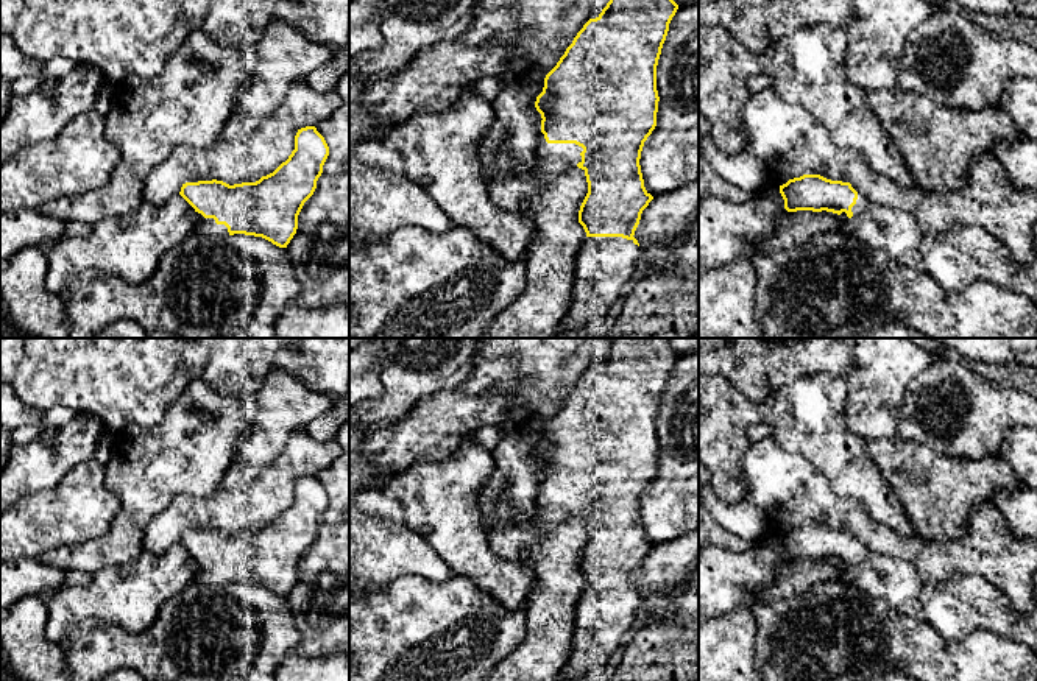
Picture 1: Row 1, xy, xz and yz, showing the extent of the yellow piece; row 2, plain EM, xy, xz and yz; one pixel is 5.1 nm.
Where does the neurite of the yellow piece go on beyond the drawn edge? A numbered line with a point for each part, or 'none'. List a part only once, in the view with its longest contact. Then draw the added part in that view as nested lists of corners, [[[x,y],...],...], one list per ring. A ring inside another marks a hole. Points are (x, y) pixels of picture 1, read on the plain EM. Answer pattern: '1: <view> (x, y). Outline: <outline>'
1: xz (552, 508). Outline: [[[541,482],[536,496],[538,530],[543,531],[577,517],[577,513],[582,511],[582,500],[583,497],[575,492],[547,492]]]

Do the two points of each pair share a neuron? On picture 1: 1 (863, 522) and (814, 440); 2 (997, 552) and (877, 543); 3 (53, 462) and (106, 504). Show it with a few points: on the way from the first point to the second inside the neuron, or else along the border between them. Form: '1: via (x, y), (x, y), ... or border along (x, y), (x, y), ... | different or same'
1: border along (867, 513), (898, 533) | different
2: via (967, 553), (920, 553), (906, 547) | same
3: border along (92, 458), (72, 466), (53, 486), (36, 493) | different

